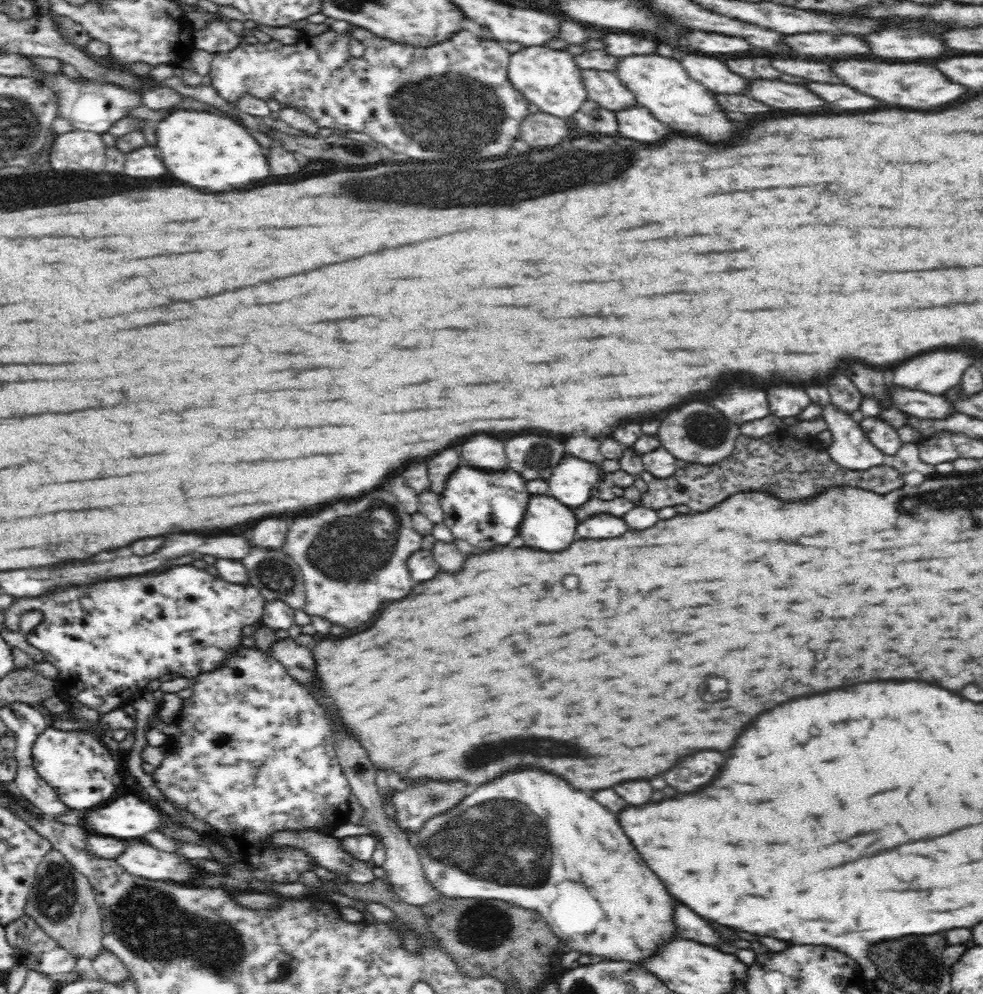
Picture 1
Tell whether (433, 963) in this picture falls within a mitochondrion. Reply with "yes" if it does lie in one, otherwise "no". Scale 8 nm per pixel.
no

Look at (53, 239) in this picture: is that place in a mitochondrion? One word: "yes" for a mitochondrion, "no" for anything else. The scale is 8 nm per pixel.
no

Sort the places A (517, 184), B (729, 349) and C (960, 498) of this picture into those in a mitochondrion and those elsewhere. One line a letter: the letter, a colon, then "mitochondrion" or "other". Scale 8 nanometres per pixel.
A: mitochondrion
B: other
C: mitochondrion

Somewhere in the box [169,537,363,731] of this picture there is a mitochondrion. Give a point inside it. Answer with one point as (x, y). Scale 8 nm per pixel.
(276, 574)

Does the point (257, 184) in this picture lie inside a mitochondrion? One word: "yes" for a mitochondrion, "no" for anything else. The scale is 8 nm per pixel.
no

